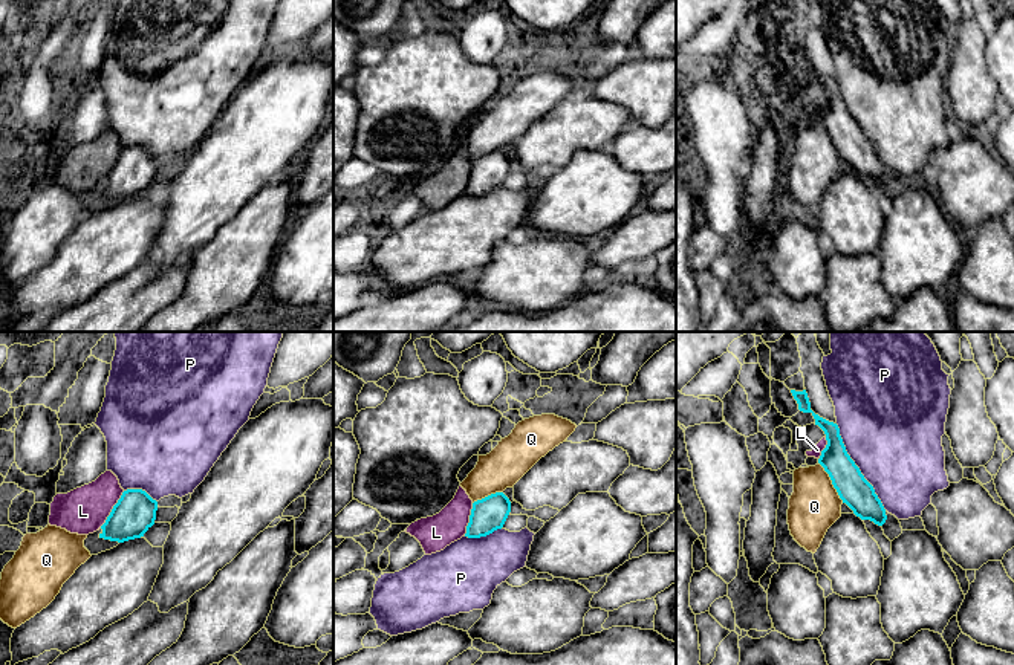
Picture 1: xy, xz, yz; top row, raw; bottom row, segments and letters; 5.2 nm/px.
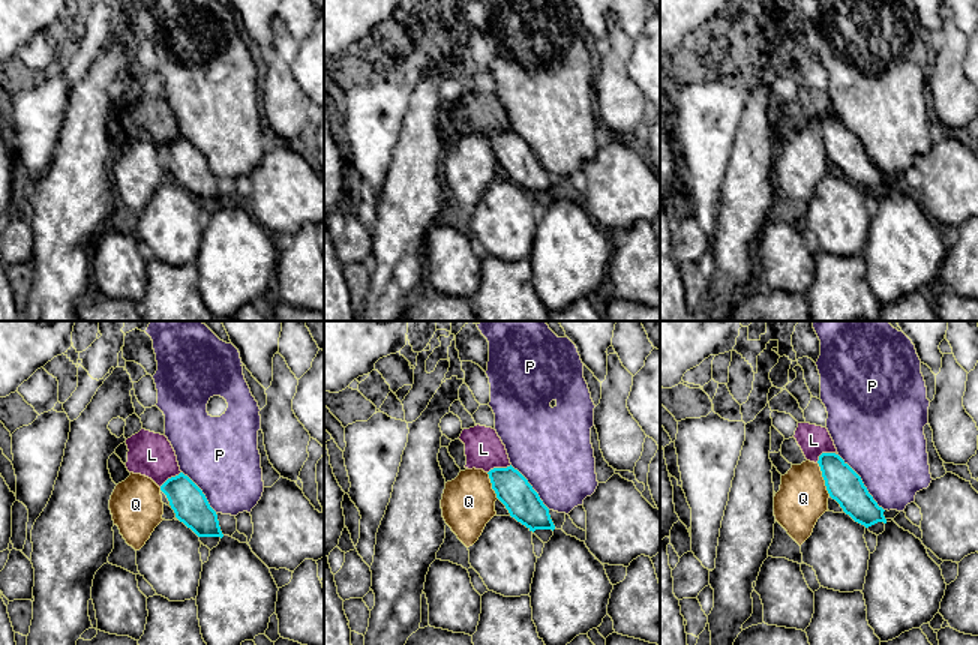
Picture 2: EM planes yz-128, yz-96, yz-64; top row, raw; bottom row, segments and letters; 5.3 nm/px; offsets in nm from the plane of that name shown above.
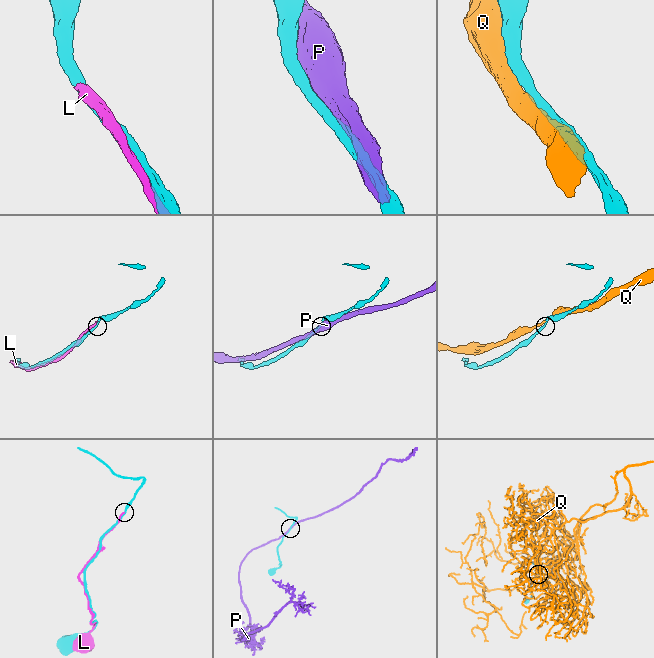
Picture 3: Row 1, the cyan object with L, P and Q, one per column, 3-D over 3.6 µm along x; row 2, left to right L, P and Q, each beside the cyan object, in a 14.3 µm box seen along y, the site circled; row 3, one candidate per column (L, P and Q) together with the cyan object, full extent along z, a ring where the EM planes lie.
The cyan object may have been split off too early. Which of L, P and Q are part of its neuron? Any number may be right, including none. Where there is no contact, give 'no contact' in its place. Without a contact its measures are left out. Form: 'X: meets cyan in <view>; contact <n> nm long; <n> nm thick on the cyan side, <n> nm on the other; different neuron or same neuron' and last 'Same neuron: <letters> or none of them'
L: meets cyan in xy; contact 240 nm long; 220 nm thick on the cyan side, 240 nm on the other; different neuron
P: meets cyan in yz; contact 550 nm long; 170 nm thick on the cyan side, 500 nm on the other; different neuron
Q: meets cyan in yz; contact 260 nm long; 170 nm thick on the cyan side, 280 nm on the other; different neuron
Same neuron: none of them

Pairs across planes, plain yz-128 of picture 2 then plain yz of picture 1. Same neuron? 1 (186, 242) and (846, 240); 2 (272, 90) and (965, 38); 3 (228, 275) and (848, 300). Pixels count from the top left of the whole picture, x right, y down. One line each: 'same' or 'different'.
1: same
2: same
3: different

